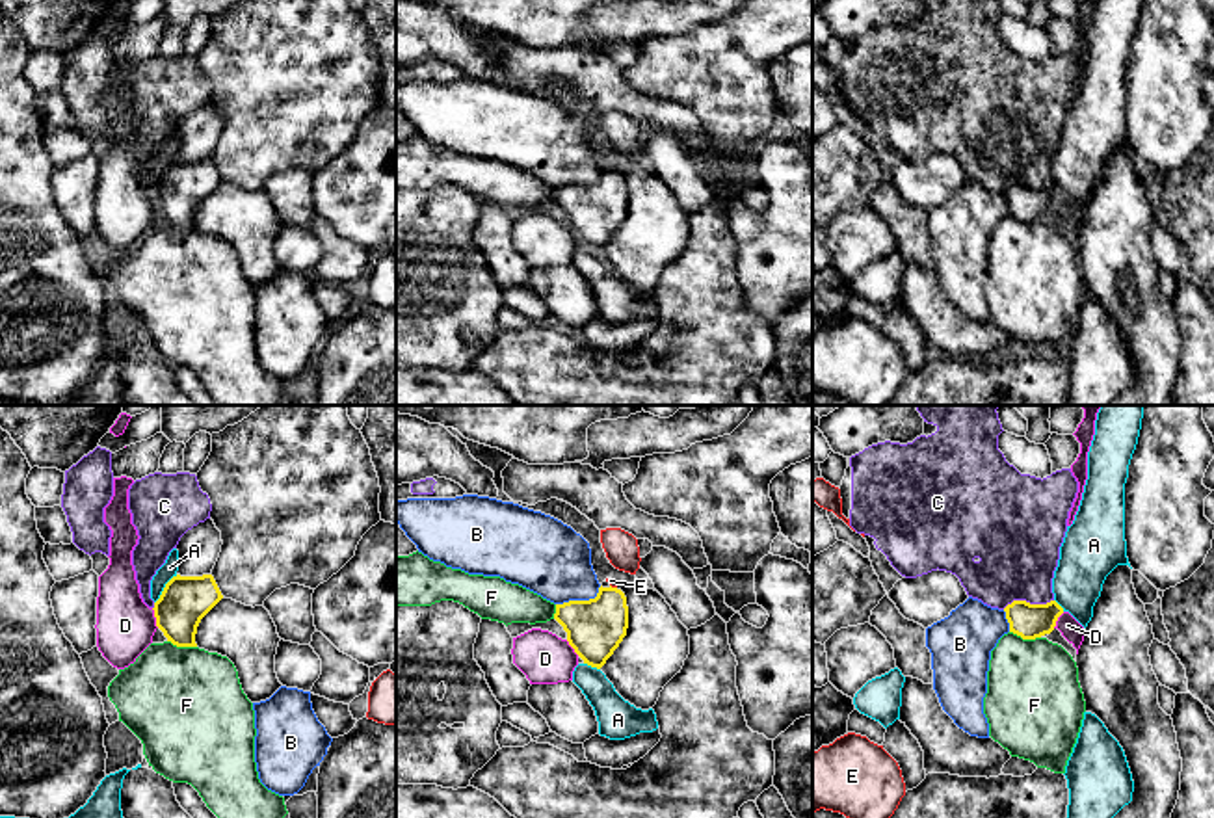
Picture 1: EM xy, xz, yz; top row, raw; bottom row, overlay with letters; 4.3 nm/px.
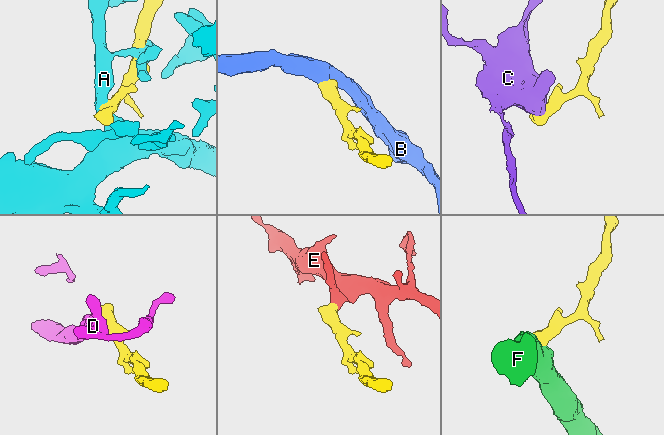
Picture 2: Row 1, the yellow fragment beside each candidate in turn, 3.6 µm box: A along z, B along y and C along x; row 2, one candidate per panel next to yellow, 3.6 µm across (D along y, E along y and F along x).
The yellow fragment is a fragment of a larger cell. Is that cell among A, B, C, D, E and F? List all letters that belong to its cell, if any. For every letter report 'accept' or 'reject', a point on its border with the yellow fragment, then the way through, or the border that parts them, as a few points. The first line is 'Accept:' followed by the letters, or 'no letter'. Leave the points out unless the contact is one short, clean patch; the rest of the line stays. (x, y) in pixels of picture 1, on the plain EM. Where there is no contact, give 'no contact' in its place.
Accept: E
A: reject; contact xy (164, 171)
B: reject; contact xz (580, 184); border xz (601, 170), (593, 181), (569, 183), (556, 188)
C: reject; contact yz (1027, 186); border yz (1053, 183), (1045, 186), (1012, 184), (1002, 192)
D: reject; contact xy (155, 199)
E: accept; contact xz (614, 171); way xz (595, 211), (608, 196), (614, 171), (610, 164)
F: reject; contact yz (1025, 222); border yz (1010, 214), (1023, 222), (1040, 222)

